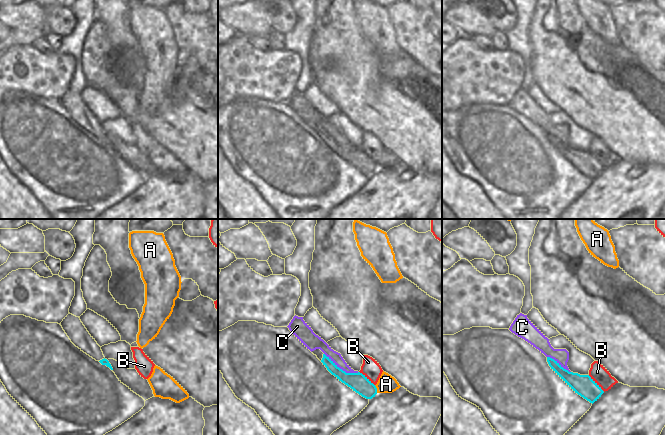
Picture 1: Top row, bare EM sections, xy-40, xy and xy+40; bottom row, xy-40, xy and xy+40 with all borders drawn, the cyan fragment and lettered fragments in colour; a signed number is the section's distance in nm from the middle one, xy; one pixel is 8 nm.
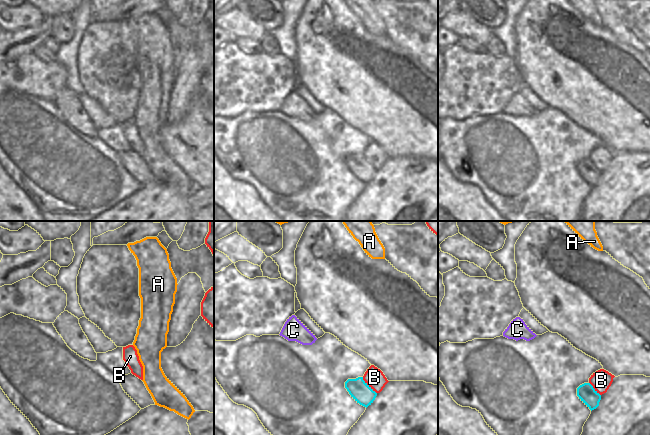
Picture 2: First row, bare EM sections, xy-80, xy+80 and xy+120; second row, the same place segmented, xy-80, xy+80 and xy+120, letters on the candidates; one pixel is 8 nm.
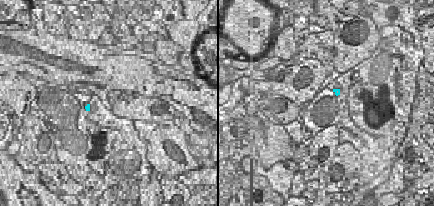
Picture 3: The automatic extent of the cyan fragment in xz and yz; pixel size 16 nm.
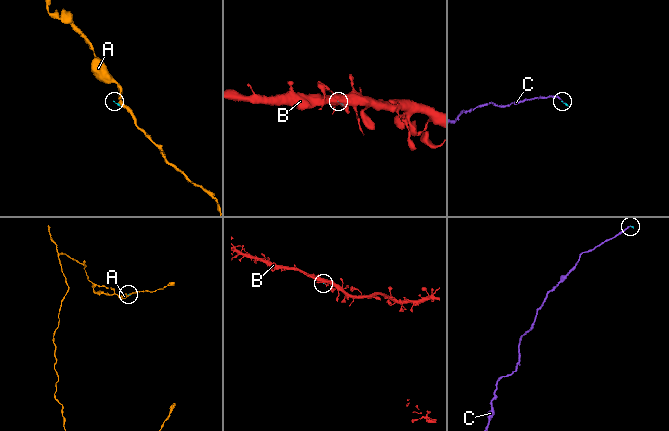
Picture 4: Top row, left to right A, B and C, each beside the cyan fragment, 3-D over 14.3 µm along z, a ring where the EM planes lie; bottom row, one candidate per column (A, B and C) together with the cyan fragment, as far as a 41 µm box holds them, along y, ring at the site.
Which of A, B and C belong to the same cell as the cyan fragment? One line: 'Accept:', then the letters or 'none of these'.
Accept: none of these

